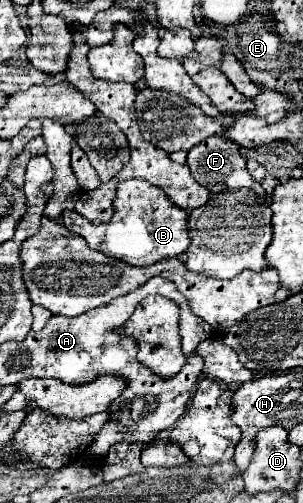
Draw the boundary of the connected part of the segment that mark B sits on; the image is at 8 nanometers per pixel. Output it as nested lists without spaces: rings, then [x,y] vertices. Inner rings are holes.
[[[142,179],[123,181],[118,184],[113,205],[114,214],[108,223],[94,226],[82,215],[76,215],[74,209],[64,211],[62,223],[68,229],[72,229],[72,233],[84,237],[90,249],[100,251],[104,255],[112,255],[114,259],[120,259],[134,267],[150,267],[152,263],[158,263],[160,259],[166,257],[182,257],[182,253],[188,249],[190,245],[190,237],[186,231],[188,213],[168,203],[162,189]],[[146,191],[150,191],[150,215]]]

